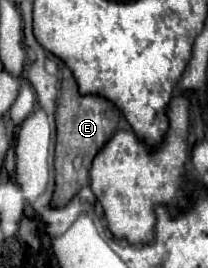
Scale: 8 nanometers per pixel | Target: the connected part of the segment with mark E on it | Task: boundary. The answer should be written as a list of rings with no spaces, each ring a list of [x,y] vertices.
[[[63,67],[61,81],[61,97],[57,103],[57,143],[55,143],[55,191],[51,199],[51,207],[65,207],[81,187],[89,183],[89,169],[99,153],[99,149],[111,139],[117,129],[117,121],[121,111],[107,99],[97,95],[79,95],[73,73]]]

